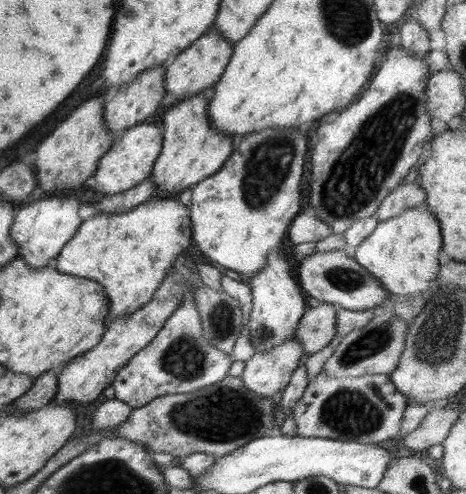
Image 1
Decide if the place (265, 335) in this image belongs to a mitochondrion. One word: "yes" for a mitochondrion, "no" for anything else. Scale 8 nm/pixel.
yes

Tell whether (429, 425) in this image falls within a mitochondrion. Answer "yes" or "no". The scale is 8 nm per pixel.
no

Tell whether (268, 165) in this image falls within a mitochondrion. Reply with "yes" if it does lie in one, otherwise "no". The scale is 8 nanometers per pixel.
yes

